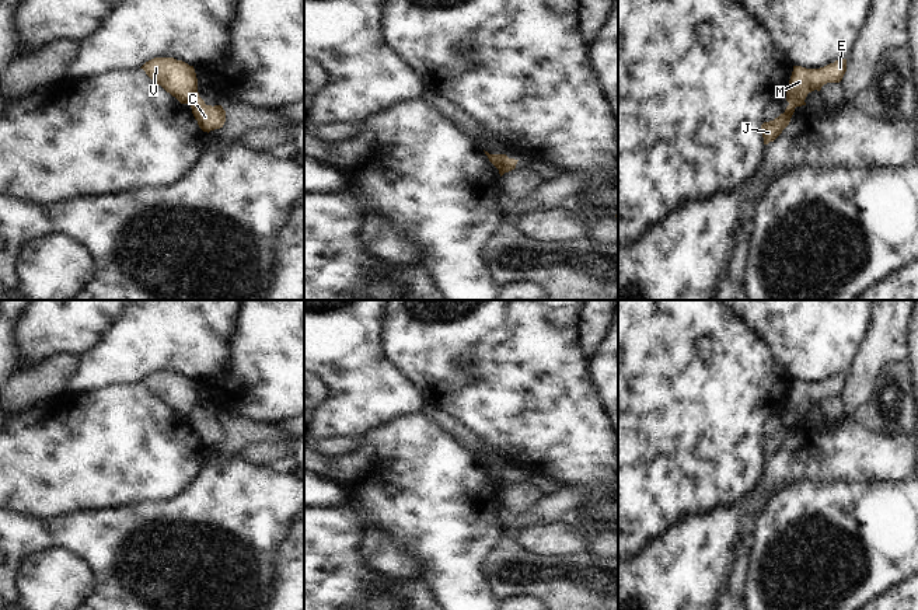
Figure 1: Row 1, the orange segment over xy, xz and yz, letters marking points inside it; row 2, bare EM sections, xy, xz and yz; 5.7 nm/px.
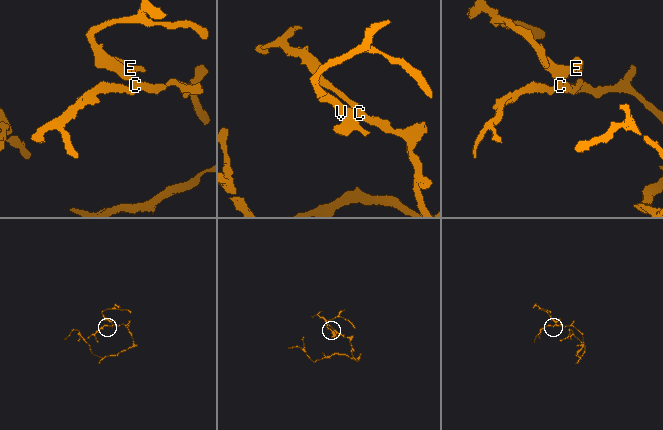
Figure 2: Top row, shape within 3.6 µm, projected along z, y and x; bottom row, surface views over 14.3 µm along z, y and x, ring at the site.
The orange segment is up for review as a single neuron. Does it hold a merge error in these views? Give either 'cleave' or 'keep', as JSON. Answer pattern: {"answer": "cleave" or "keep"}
{"answer": "cleave"}

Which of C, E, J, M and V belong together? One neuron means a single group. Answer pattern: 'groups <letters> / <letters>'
groups C J / E M V

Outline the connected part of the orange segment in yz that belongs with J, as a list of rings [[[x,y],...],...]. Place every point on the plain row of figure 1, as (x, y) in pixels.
[[[799,412],[793,416],[789,416],[789,419],[786,421],[783,428],[781,428],[774,435],[764,436],[761,439],[764,459],[774,456],[782,447],[782,445],[789,439],[790,432],[795,426],[795,422],[802,421],[802,419],[806,419],[804,414],[802,414],[802,412]]]

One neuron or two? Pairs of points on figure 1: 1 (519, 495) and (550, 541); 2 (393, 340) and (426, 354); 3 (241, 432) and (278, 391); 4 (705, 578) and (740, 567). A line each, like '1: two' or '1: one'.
1: two
2: one
3: two
4: two

